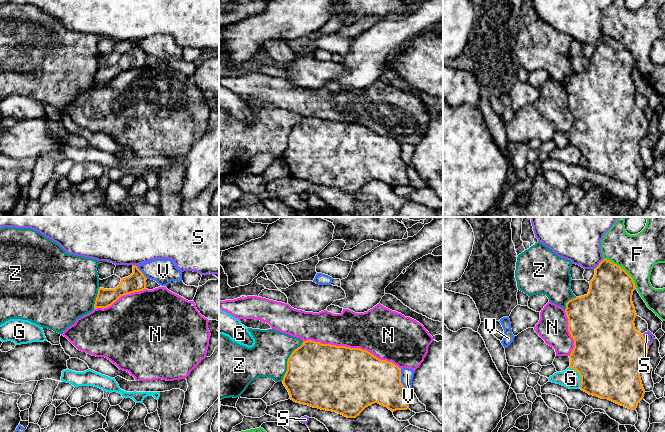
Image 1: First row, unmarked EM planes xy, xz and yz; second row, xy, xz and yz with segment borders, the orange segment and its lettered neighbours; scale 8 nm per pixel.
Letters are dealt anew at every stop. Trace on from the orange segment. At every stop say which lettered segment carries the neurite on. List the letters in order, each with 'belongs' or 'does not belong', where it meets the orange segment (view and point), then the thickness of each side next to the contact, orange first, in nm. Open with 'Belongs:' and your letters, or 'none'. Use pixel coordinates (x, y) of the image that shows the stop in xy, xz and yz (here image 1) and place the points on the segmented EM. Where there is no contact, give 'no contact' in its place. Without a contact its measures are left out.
Belongs: none
F: does not belong | yz (622, 268) | 360/320 nm
G: does not belong | yz (580, 375) | 500/150 nm
N: does not belong | xz (352, 348) | 500/360 nm
S: does not belong | yz (644, 340) | 460/80 nm
V: does not belong | xz (400, 380) | 380/100 nm
Z: does not belong | xz (288, 360) | 480/300 nm

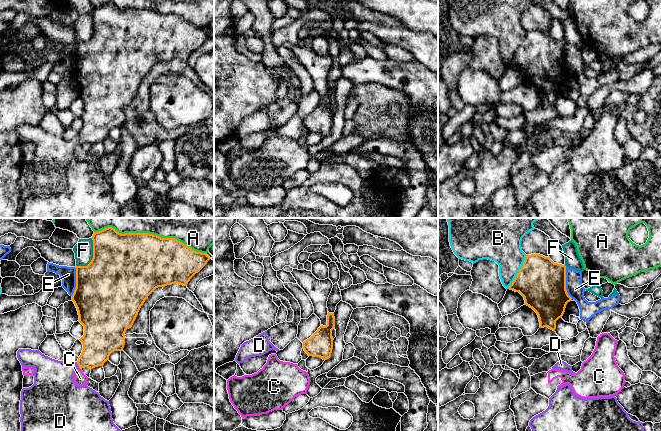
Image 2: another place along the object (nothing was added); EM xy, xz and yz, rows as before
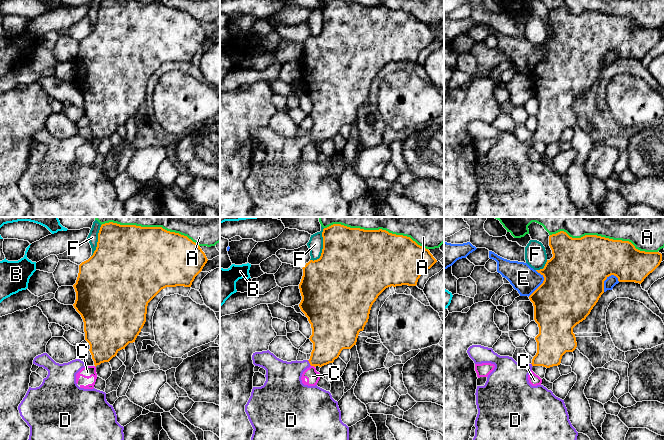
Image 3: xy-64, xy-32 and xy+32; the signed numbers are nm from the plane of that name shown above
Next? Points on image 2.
Belongs: D
A: does not belong | xy (150, 234) | 480/320 nm
B: does not belong | yz (518, 272) | 380/280 nm
C: does not belong | xy (80, 368) | 260/100 nm
D: belongs | xy (78, 365) | 260/320 nm
E: does not belong | yz (565, 283) | 380/140 nm
F: does not belong | xy (93, 257) | 500/150 nm

